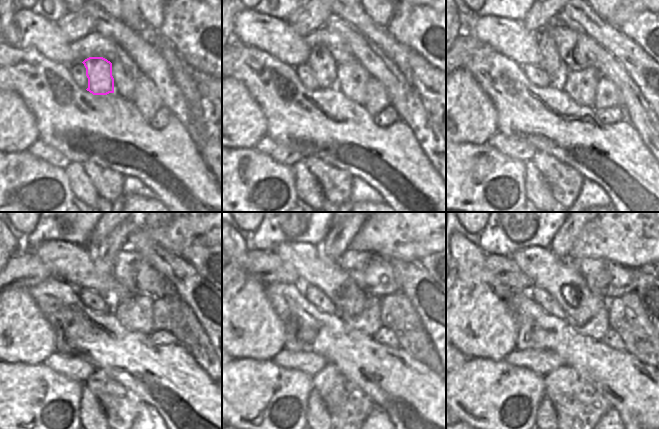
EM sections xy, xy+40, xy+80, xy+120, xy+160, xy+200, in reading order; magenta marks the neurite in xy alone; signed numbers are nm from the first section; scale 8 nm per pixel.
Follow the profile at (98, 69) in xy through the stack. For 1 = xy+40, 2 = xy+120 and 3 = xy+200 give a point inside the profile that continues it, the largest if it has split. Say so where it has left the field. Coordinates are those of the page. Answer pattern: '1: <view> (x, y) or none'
1: xy+40 (321, 62)
2: xy+120 (117, 240)
3: xy+200 (563, 241)

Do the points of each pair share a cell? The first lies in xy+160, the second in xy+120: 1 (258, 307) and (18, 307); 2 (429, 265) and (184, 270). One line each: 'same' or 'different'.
1: same
2: different

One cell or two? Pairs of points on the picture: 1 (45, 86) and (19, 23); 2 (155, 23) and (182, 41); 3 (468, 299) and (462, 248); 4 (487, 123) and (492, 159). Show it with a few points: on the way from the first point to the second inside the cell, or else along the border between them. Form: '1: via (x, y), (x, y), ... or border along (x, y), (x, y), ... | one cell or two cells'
1: border along (10, 44), (17, 48), (34, 48), (50, 59) | two cells
2: border along (164, 10), (164, 19), (159, 30) | two cells
3: via (467, 286), (467, 261) | one cell
4: border along (485, 142), (480, 144), (461, 143) | two cells

